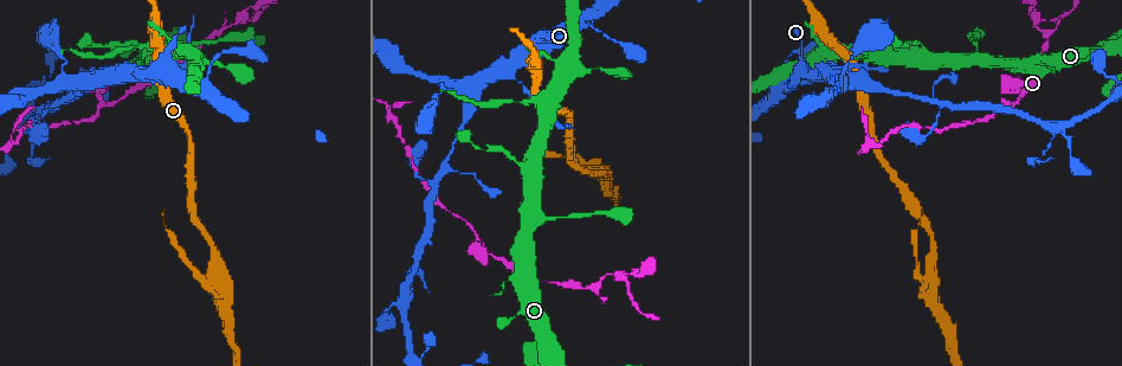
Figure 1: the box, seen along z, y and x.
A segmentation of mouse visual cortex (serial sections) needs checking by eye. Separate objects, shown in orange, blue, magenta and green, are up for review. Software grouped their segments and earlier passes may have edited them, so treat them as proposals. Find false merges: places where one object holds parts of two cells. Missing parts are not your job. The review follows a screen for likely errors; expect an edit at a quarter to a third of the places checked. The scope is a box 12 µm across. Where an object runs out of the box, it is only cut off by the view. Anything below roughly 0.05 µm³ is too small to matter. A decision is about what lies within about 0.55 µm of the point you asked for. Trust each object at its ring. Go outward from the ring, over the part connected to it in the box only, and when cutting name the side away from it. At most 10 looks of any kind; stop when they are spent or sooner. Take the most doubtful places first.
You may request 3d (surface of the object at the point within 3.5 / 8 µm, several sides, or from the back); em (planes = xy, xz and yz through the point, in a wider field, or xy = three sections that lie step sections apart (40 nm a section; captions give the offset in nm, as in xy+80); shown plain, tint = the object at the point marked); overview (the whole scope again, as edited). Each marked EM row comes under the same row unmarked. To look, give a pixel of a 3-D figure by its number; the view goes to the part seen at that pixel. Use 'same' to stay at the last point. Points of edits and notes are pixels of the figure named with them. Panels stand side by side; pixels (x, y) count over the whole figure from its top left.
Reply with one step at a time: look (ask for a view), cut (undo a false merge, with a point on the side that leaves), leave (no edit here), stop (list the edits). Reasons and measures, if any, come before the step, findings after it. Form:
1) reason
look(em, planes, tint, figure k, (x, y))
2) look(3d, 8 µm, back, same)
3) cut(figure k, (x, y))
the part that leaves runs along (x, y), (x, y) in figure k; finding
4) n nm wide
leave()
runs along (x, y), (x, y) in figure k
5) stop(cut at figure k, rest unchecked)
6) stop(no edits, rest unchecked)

sudden change in width
look(3d, 8 µm, figure 1, (134, 68))

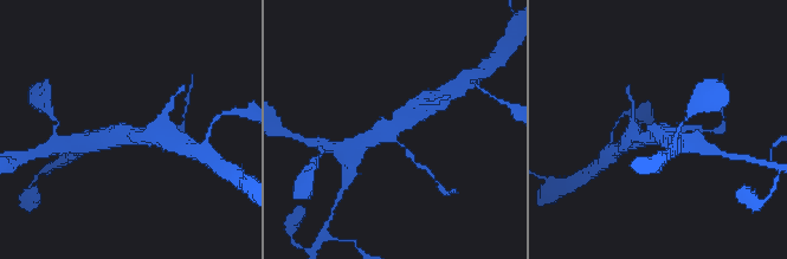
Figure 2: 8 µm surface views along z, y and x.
look(em, planes, tint, figure 2, (128, 128))

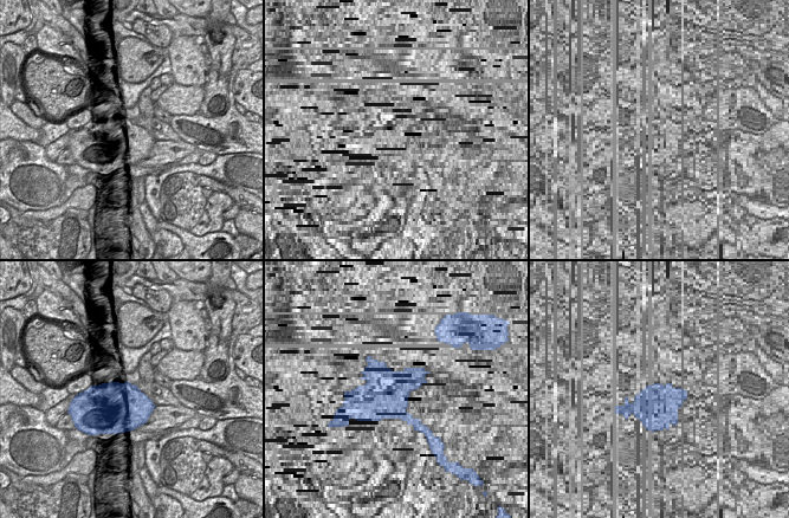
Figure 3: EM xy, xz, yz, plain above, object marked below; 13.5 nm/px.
3 arms
leave()
runs along (418, 109), (361, 144) in figure 2; all the same cell

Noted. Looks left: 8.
side arm on a straight run
look(3d, 3.5 µm, figure 1, (621, 278))

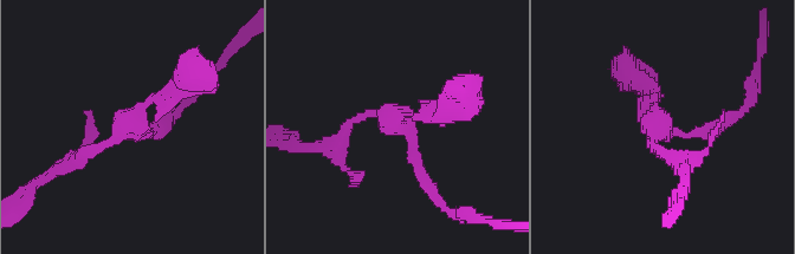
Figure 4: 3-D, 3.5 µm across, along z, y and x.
3 arms; arms of 150, 150, 200 nm
look(em, xy, step 2, tint, figure 4, (660, 125))

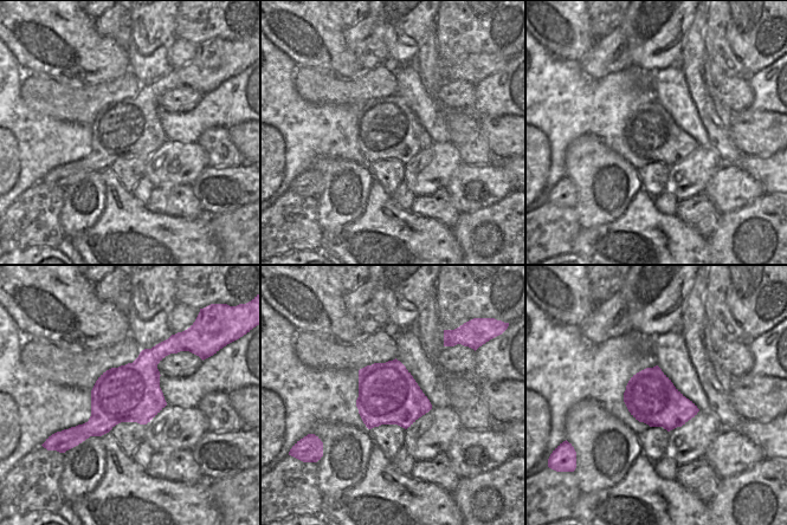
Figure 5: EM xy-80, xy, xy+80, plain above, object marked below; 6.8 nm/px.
leave()
runs along (186, 347), (165, 348), (65, 442) in figure 5; all the same cell

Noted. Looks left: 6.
branch point
look(3d, 3.5 µm, figure 1, (100, 105))

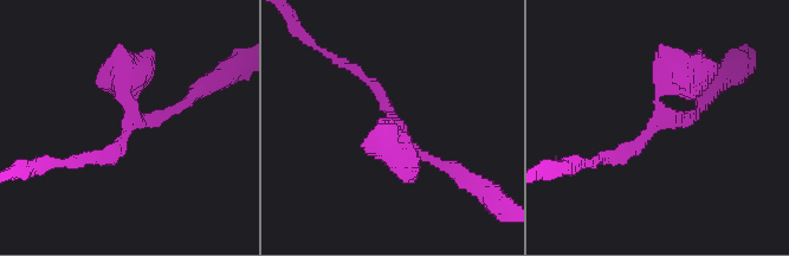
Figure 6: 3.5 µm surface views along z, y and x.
3 arms; arms of 150, 200, 450 nm
look(em, xy, step 2, tint, figure 6, (663, 116))

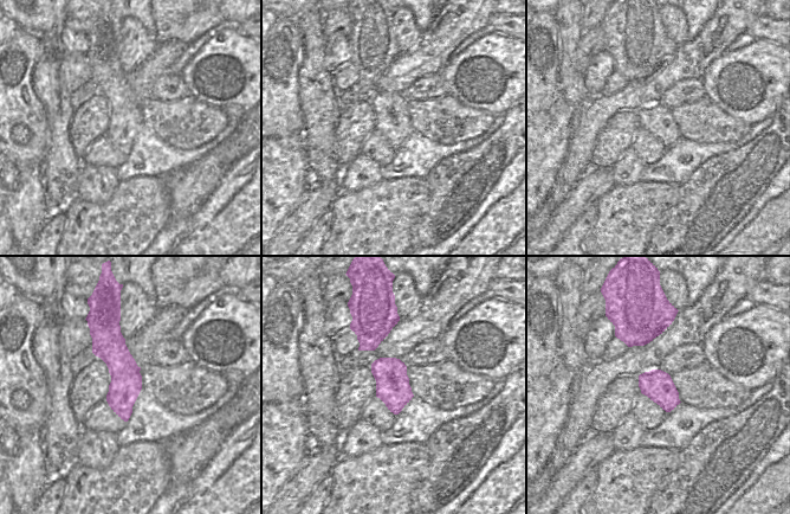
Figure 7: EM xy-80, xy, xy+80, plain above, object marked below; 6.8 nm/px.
leave()
all the same cell

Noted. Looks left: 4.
three-way junction
look(3d, 8 µm, figure 1, (932, 288))

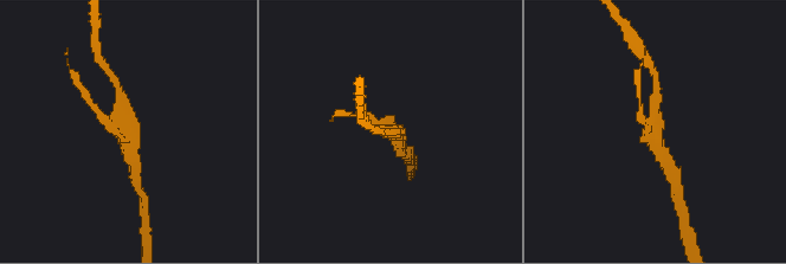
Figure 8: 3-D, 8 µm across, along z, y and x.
zoom in
look(3d, 3.5 µm, figure 8, (125, 128))

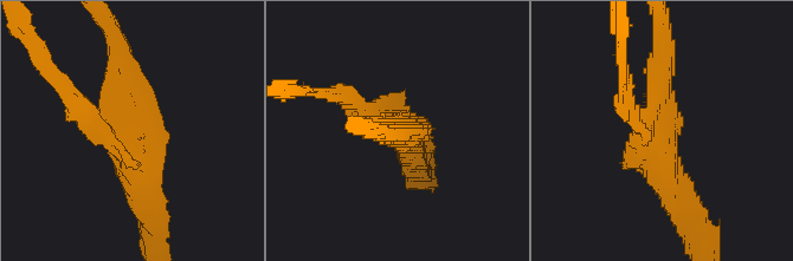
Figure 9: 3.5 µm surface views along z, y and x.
look(em, planes, tint, figure 9, (658, 137))

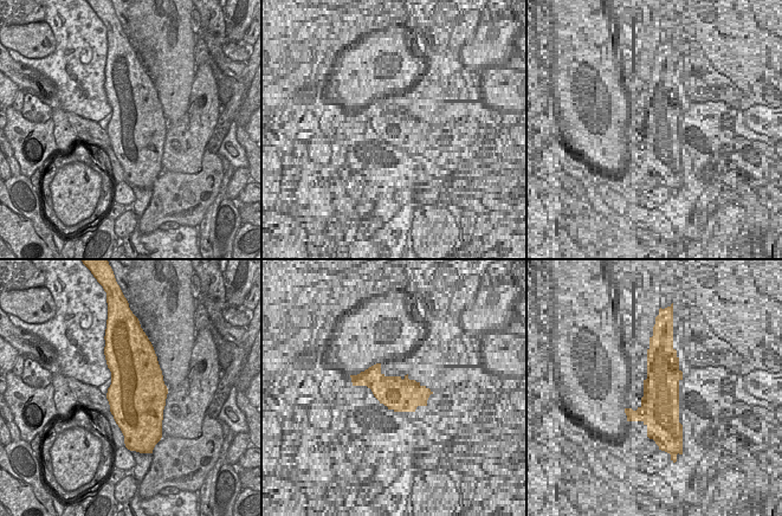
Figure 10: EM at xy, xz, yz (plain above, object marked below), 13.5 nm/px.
cut(figure 9, (621, 112))
the part that leaves runs along (646, 135), (626, 103), (619, 44) in figure 9; two cells meet here

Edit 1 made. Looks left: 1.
stop(cut at figure 9, rest unchecked)

